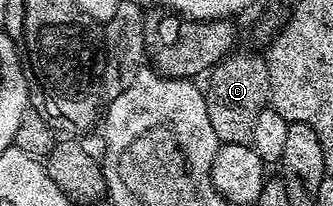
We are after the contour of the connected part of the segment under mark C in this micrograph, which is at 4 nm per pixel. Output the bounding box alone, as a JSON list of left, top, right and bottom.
[204,51,270,145]

